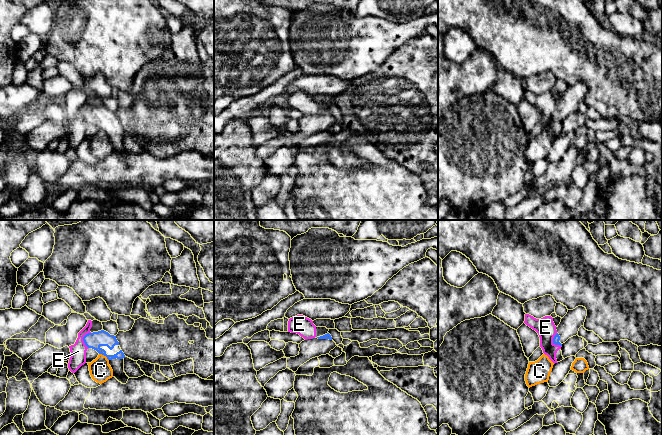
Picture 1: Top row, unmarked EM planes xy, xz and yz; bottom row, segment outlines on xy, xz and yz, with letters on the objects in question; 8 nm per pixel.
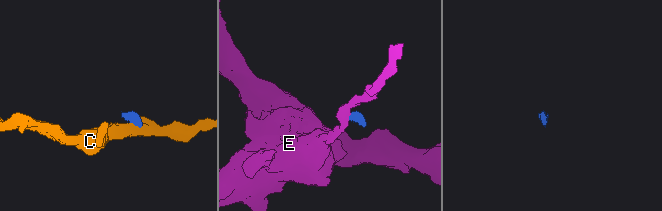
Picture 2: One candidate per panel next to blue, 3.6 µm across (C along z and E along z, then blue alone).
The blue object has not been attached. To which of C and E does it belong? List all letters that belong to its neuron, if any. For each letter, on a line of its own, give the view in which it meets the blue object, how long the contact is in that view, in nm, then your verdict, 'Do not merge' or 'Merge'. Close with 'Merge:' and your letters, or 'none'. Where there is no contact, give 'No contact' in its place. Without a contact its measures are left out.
C: Touches blue in xy. Shared border 100 nm. Do not merge
E: Touches blue in yz. Shared border 120 nm. Do not merge
Merge: none

